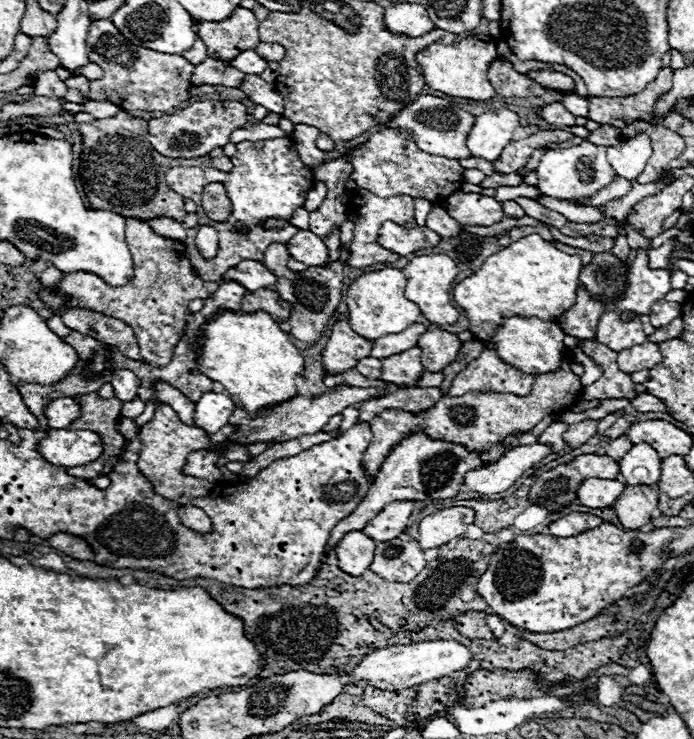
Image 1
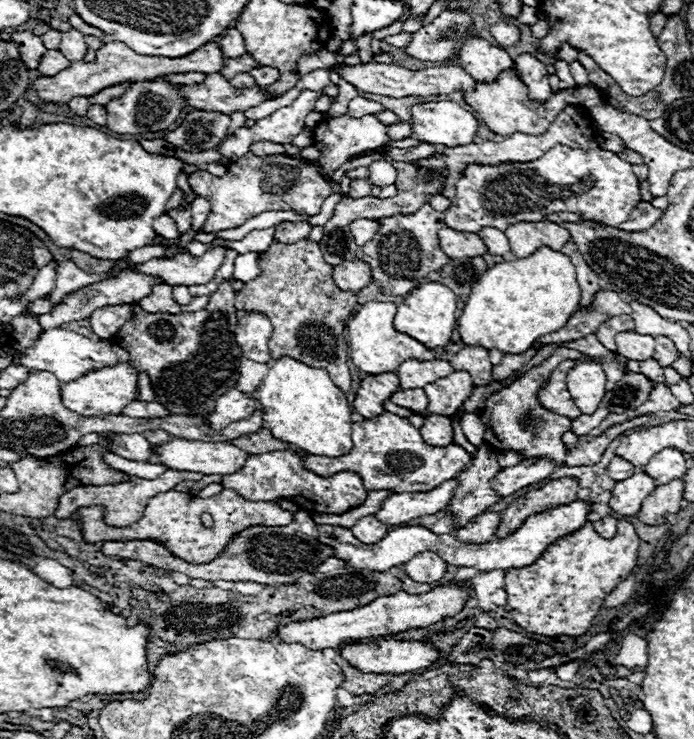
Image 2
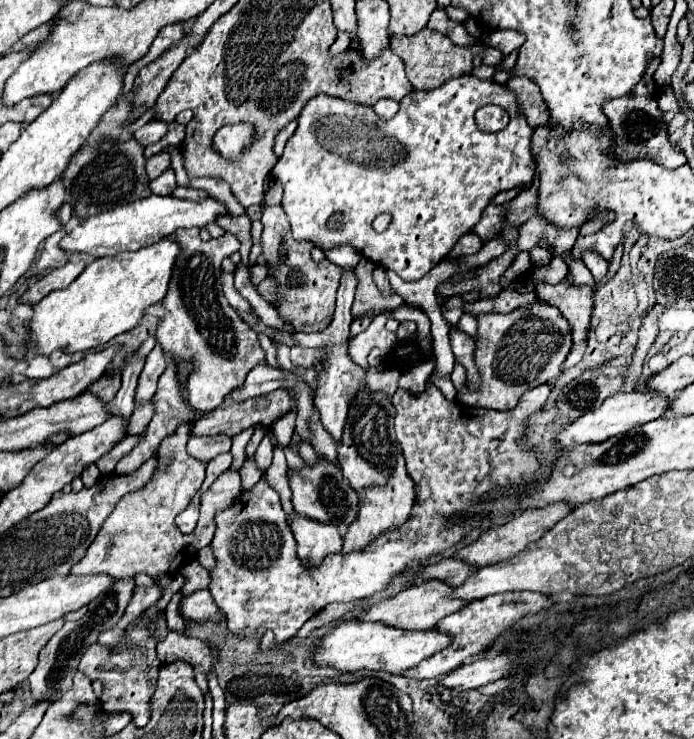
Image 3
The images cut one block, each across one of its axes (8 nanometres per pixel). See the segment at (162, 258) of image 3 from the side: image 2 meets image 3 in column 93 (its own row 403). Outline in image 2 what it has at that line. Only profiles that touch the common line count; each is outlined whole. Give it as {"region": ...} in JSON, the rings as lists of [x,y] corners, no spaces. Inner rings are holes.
{"region":[[[280,358],[280,360],[274,360],[270,364],[270,370],[266,374],[266,378],[262,380],[258,392],[256,392],[256,398],[262,402],[262,410],[264,410],[264,422],[266,422],[266,428],[272,430],[274,438],[282,440],[282,442],[288,442],[308,454],[314,454],[314,456],[328,456],[328,458],[338,458],[338,456],[344,456],[352,450],[352,420],[350,420],[350,406],[348,406],[348,400],[346,400],[346,394],[332,382],[332,378],[328,376],[326,370],[322,368],[312,368],[312,366],[306,366],[294,358]]]}

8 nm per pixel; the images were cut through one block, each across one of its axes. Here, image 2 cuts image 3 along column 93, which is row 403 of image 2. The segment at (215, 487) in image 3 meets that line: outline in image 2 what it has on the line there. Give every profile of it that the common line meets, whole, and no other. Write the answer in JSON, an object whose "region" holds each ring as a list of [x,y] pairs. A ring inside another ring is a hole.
{"region":[[[582,356],[582,358],[578,358],[578,360],[566,360],[566,362],[562,362],[562,364],[552,372],[548,384],[540,390],[540,402],[542,402],[548,410],[552,410],[552,412],[556,412],[556,414],[562,414],[562,416],[568,416],[568,418],[572,418],[572,420],[582,414],[580,410],[574,410],[574,400],[572,400],[572,396],[570,396],[570,392],[568,392],[568,388],[566,388],[566,376],[568,376],[568,372],[570,372],[576,364],[582,364],[582,362],[586,362],[586,360],[594,360],[594,362],[602,364],[600,358]]]}

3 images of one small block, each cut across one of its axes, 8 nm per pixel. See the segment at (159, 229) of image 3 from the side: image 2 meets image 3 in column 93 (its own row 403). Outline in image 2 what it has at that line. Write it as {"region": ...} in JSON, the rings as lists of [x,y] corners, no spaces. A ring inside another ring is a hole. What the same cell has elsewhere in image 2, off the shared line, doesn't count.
{"region":[[[230,390],[224,396],[220,396],[220,400],[216,400],[216,408],[208,416],[208,424],[214,430],[222,430],[236,420],[246,420],[248,416],[252,416],[256,408],[258,408],[256,400],[248,398],[238,390]]]}

